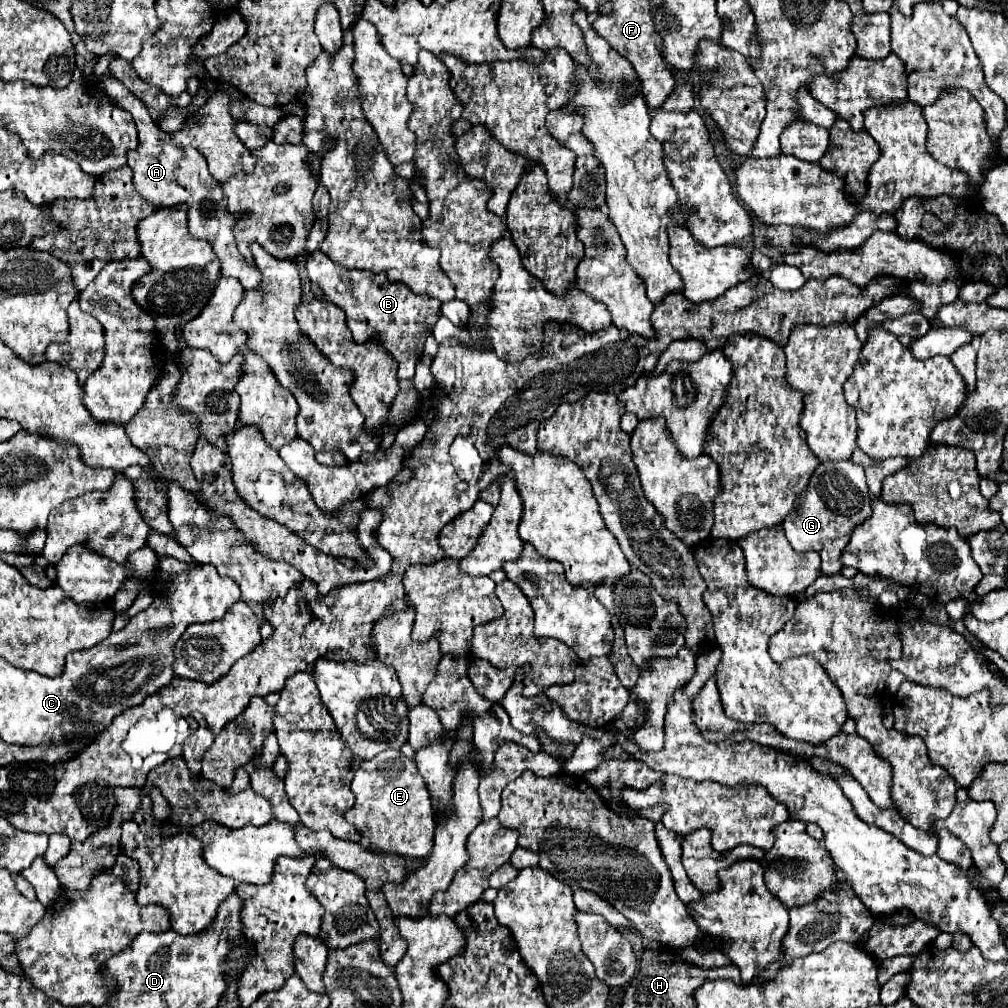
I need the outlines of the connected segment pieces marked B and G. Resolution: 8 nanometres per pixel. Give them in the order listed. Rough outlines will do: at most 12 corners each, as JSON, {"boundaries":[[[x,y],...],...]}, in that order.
{"boundaries":[[[323,252],[307,274],[347,314],[357,342],[379,332],[413,378],[441,302]],[[821,462],[783,522],[795,552],[815,550],[821,572],[871,506],[863,468]]]}

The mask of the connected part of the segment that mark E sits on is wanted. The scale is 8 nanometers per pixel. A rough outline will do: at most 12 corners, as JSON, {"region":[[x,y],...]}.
{"region":[[411,758],[361,762],[345,818],[371,850],[429,856],[435,818]]}

